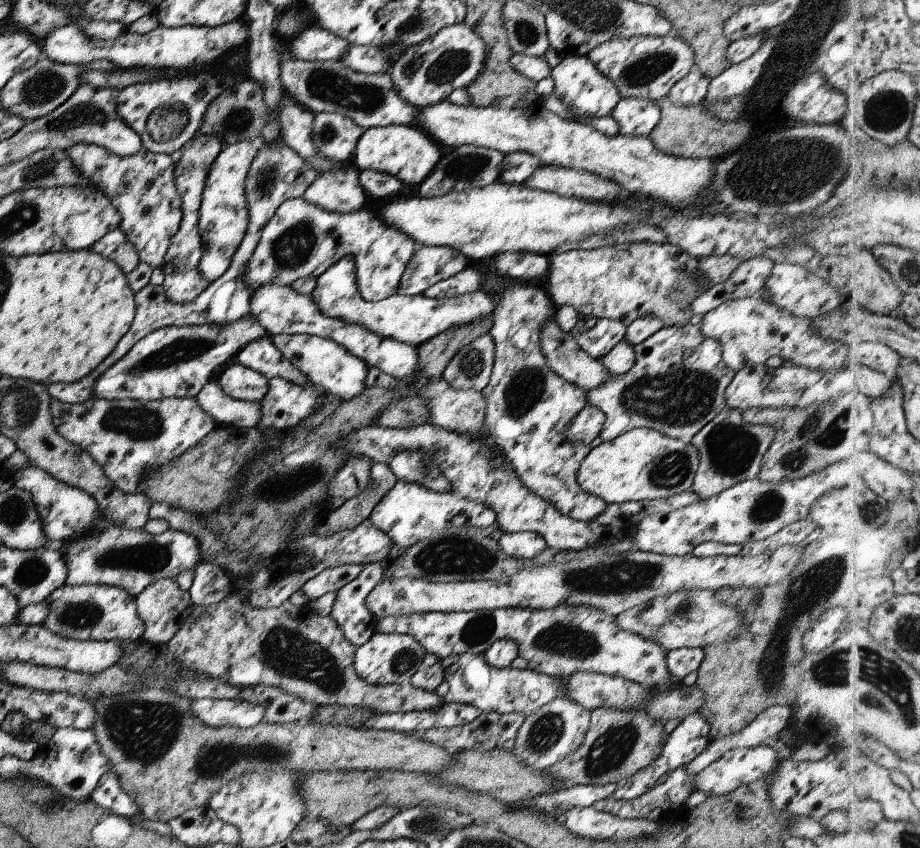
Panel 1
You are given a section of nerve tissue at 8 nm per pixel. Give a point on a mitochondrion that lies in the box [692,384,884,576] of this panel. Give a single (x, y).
(730, 448)

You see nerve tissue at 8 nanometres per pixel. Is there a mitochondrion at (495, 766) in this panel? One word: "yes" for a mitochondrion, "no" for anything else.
no

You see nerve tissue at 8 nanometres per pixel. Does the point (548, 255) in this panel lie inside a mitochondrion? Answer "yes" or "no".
no

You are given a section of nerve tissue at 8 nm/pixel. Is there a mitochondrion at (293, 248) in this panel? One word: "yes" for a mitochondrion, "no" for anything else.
yes

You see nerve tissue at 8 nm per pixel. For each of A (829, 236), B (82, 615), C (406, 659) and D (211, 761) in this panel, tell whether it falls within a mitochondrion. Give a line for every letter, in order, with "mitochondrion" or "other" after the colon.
A: other
B: mitochondrion
C: mitochondrion
D: mitochondrion

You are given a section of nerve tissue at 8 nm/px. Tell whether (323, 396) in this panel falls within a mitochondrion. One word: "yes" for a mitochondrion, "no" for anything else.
no

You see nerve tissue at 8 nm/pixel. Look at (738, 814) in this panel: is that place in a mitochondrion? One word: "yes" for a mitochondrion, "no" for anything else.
yes

